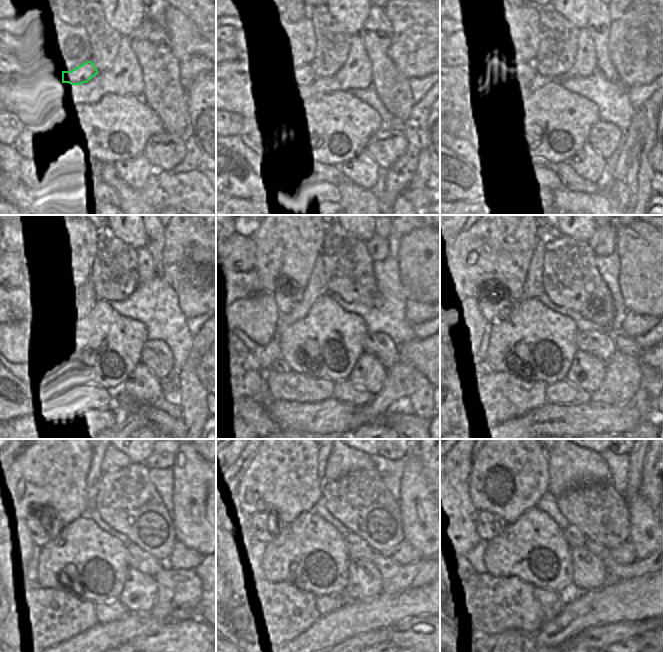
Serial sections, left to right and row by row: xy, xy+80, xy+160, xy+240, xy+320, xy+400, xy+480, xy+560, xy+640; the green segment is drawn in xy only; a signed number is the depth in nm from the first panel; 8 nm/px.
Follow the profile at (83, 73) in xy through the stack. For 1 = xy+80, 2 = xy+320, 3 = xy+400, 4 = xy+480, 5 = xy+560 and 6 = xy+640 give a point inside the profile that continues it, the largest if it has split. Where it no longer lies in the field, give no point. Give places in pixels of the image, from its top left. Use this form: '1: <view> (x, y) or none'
1: xy+80 (303, 73)
2: xy+320 (286, 299)
3: xy+400 (490, 311)
4: xy+480 (45, 526)
5: xy+560 (266, 526)
6: xy+640 (488, 525)

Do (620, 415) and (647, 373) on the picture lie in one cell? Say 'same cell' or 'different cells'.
different cells

